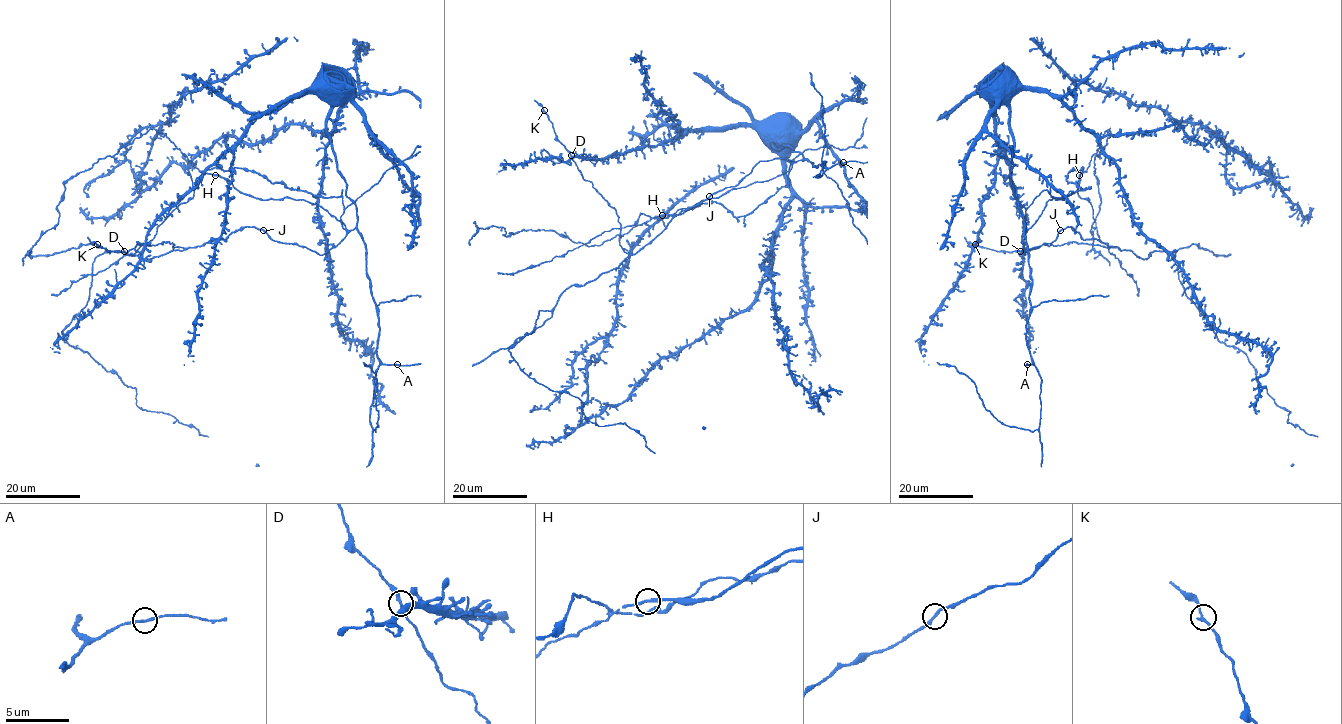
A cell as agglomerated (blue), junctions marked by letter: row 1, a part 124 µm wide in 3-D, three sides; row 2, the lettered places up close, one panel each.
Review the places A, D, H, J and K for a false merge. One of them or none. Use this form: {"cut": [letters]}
{"cut": []}

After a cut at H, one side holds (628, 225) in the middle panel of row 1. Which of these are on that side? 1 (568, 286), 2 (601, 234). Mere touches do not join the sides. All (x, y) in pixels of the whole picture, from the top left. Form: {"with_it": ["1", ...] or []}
{"with_it": ["2"]}

